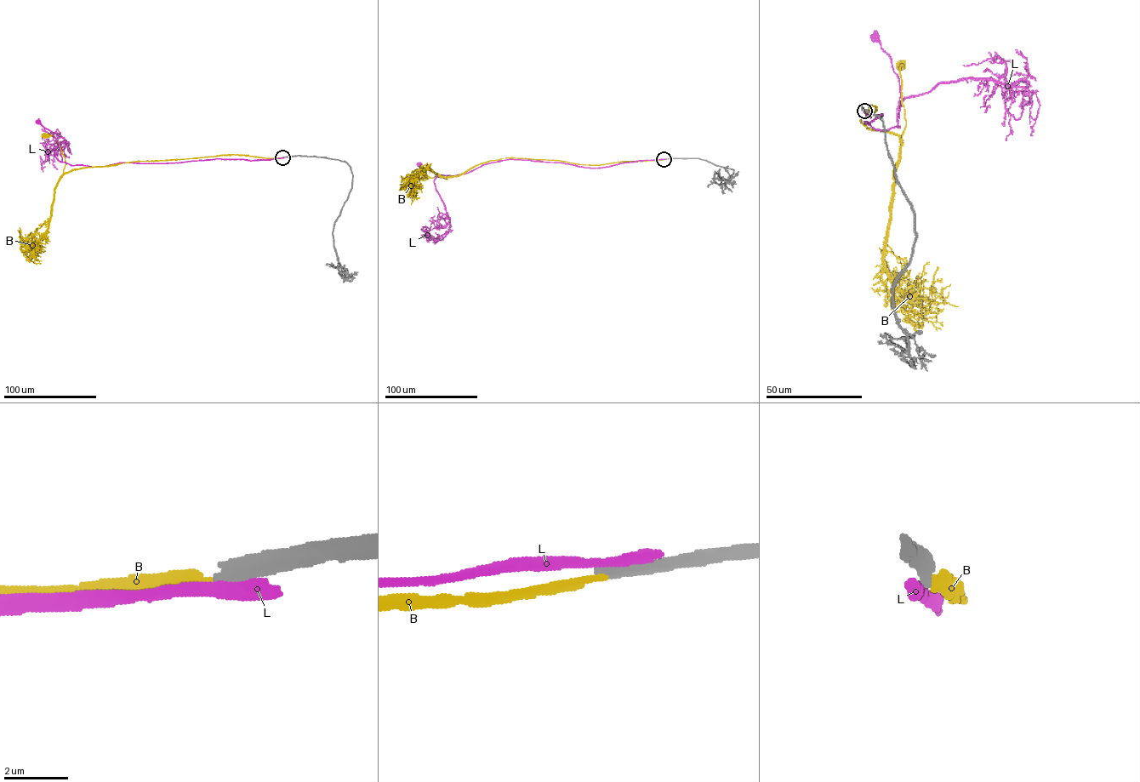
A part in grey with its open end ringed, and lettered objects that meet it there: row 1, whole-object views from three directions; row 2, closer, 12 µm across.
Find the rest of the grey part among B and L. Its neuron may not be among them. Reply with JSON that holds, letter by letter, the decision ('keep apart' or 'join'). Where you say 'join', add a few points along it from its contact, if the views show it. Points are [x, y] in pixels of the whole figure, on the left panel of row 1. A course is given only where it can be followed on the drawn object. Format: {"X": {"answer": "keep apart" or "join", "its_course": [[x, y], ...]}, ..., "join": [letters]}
{"B": {"answer": "keep apart"}, "L": {"answer": "keep apart"}, "join": []}

